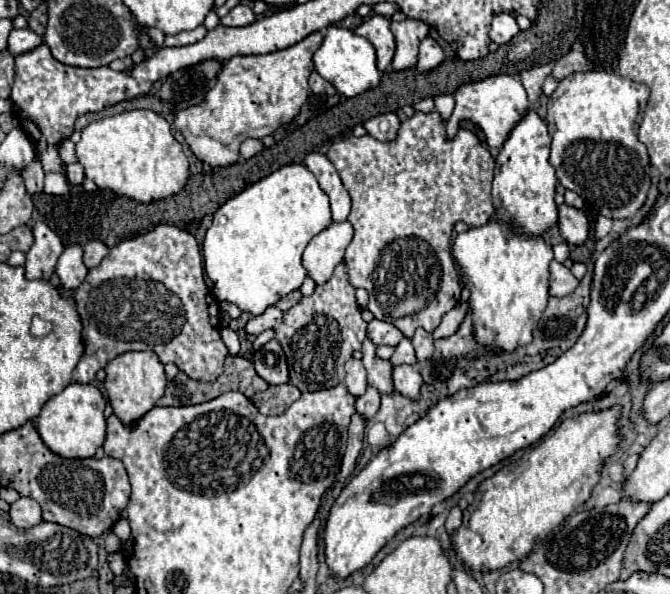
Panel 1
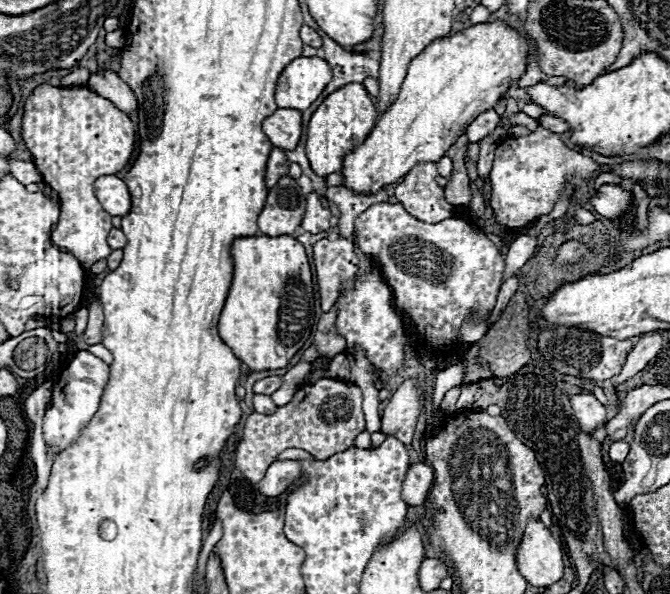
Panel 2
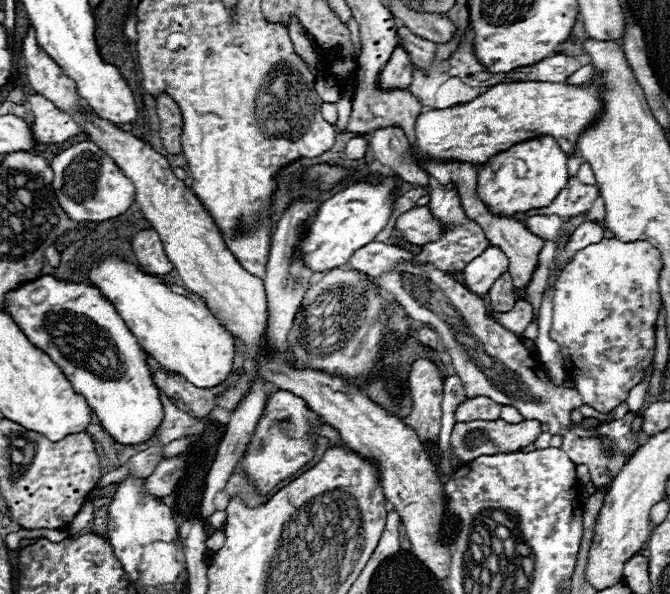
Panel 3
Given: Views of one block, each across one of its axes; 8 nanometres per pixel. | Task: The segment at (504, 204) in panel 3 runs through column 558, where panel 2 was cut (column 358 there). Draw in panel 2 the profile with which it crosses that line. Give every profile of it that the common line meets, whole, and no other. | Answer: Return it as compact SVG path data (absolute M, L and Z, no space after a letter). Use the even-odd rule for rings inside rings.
M500 20L490 24L476 24L450 38L436 38L408 64L408 72L396 102L388 108L388 112L382 114L380 122L376 122L368 138L344 158L342 174L346 176L346 186L354 186L354 190L380 190L386 184L404 178L418 162L438 162L456 142L458 134L462 134L466 126L478 114L482 114L482 110L488 110L500 98L504 98L510 84L524 74L526 56L526 38Z

